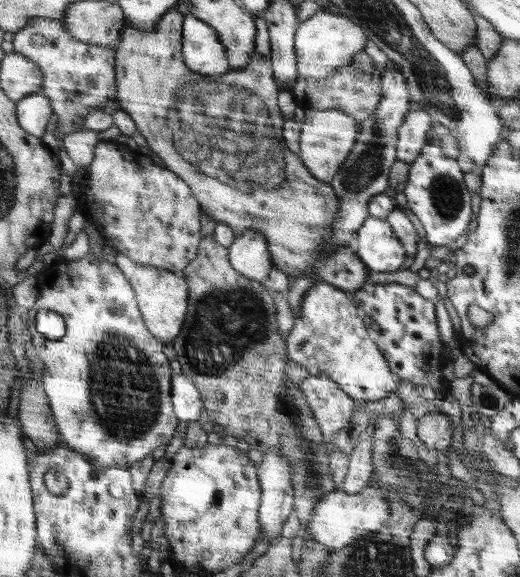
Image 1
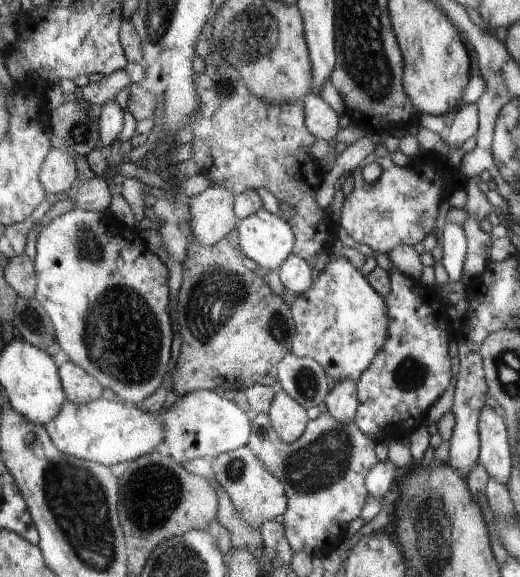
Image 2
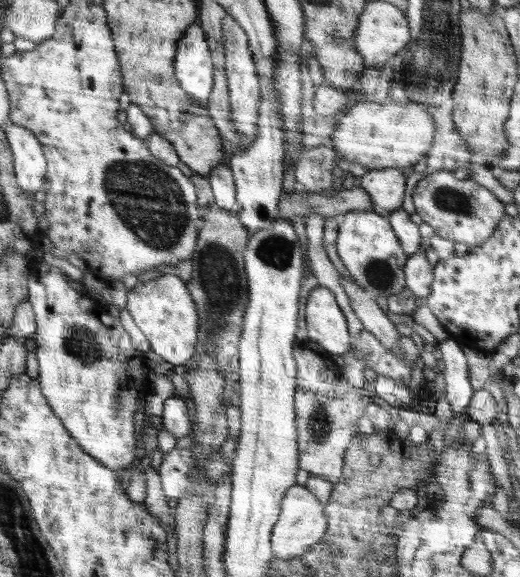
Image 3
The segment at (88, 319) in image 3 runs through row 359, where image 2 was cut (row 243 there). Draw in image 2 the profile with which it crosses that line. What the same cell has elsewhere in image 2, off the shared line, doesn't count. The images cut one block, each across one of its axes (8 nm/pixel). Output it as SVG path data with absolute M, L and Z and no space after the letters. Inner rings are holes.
M76 209L56 218L40 232L36 249L33 266L37 275L35 279L37 286L33 298L47 313L55 331L55 340L58 341L61 351L68 356L69 362L79 365L84 372L94 377L104 389L112 390L121 402L129 405L141 404L150 394L154 394L154 390L158 386L162 385L166 372L169 372L168 360L170 360L172 330L170 330L170 316L168 316L168 268L160 262L158 256L154 256L144 246L140 231L137 231L134 226L124 226L124 223L118 224L114 218L110 218L106 214L106 211Z

